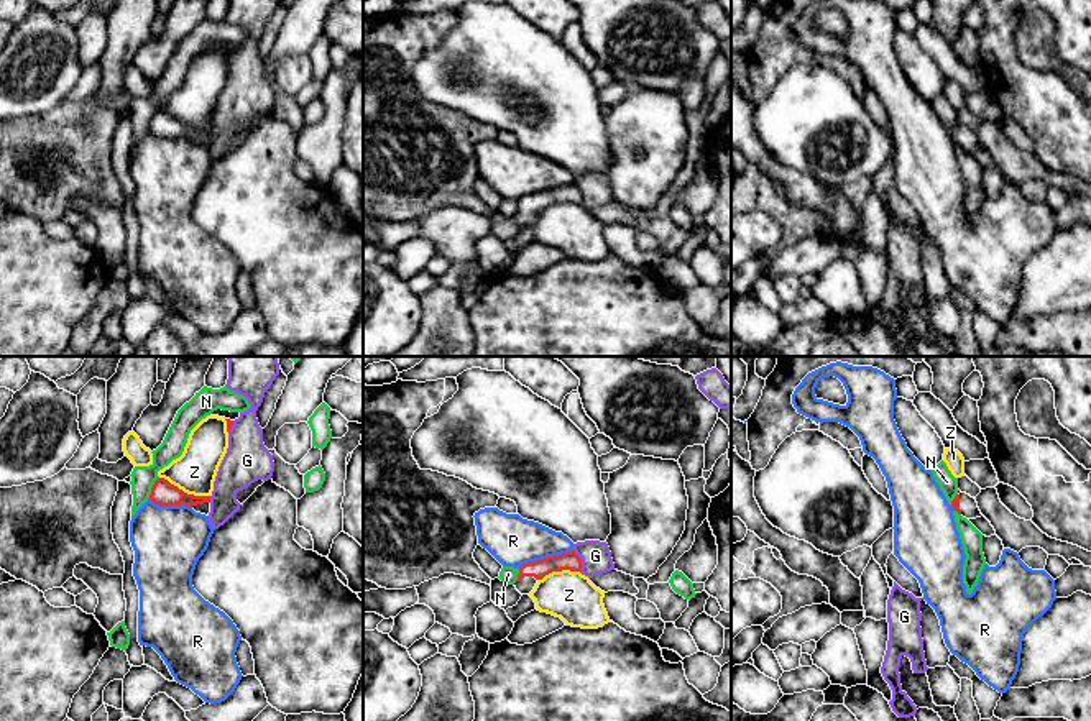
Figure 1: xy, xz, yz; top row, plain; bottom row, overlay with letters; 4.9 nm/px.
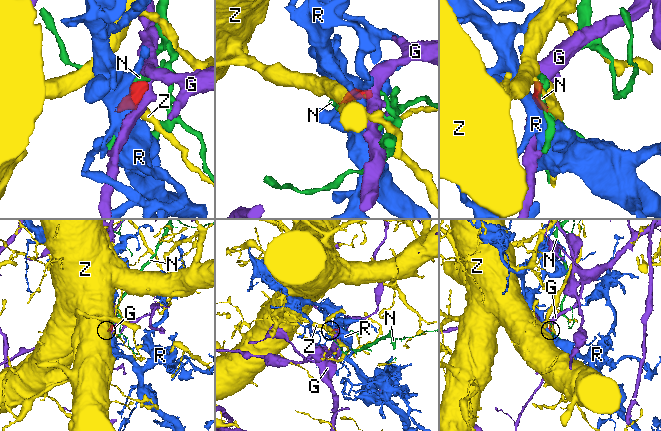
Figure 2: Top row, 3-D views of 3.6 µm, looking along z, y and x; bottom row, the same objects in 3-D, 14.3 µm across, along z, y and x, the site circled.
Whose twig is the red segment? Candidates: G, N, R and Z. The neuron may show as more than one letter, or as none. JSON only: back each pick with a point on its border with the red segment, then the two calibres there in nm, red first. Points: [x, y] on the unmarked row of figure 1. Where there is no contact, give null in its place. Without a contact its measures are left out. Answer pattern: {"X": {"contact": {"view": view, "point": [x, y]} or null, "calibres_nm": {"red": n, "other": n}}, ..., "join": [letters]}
{"join": []}

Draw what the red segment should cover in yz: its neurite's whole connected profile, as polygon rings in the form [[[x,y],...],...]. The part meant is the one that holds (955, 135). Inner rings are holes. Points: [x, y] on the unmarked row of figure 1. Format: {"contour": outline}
{"contour": [[[958,123],[955,131],[951,133],[951,140],[966,151],[976,151],[983,148],[976,131],[961,123]]]}

